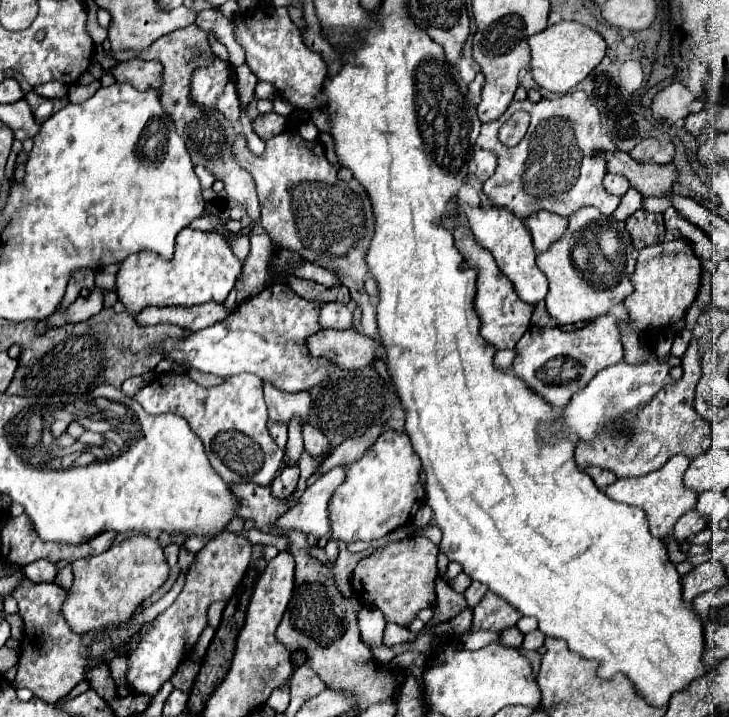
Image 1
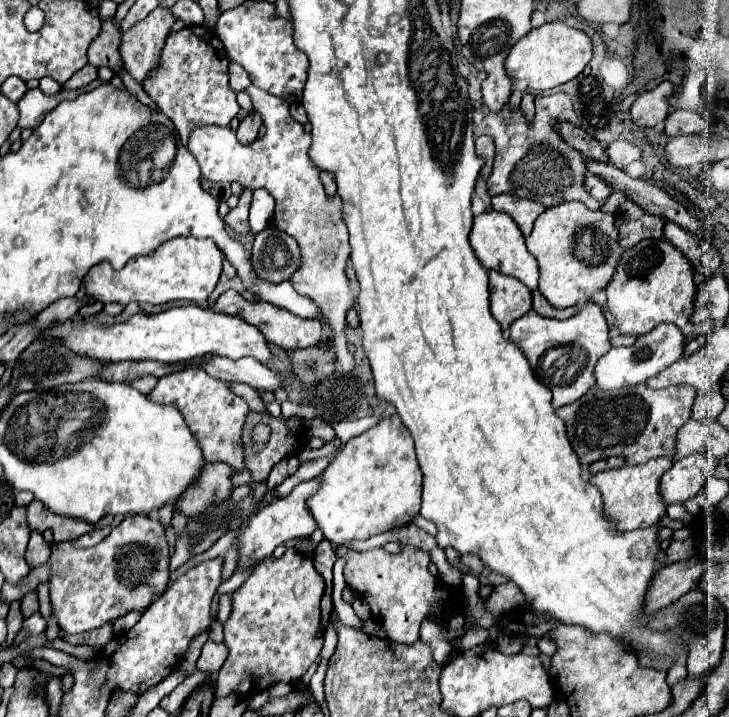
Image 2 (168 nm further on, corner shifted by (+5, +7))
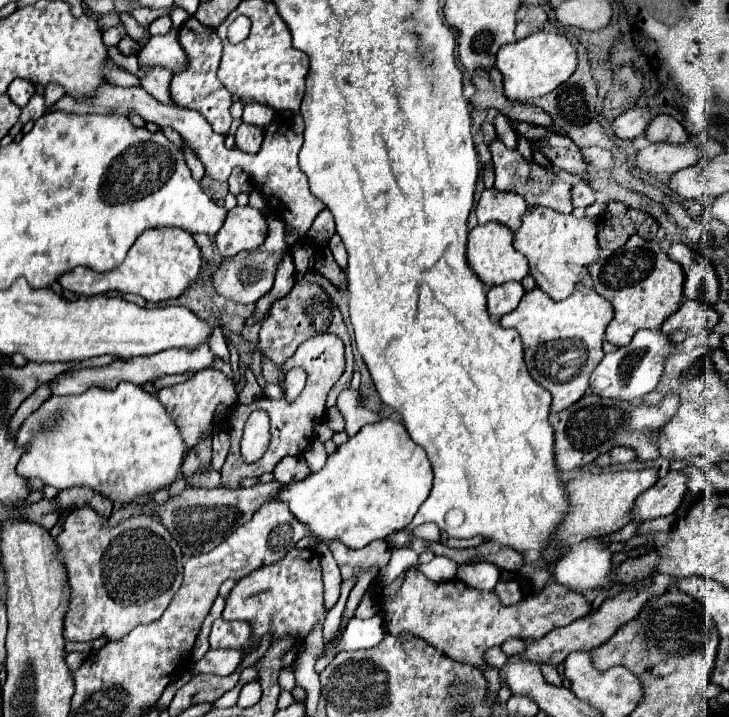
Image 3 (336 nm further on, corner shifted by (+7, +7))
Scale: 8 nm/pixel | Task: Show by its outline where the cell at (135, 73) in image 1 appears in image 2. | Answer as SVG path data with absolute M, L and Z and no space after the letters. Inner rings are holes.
M185 26L177 34L169 34L161 56L161 66L151 72L143 88L175 124L181 143L187 145L189 132L199 124L227 126L237 116L239 104L229 86L229 60L215 30L205 26Z

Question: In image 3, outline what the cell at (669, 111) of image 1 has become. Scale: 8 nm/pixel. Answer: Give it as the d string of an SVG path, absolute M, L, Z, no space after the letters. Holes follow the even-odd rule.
M629 108L625 110L621 116L615 118L615 122L611 124L613 132L619 136L619 138L637 138L641 134L645 134L645 128L649 126L649 116L647 116L647 110L645 108Z

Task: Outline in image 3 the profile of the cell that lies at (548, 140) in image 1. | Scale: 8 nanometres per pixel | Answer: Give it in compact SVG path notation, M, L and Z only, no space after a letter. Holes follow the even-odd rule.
M495 138L489 144L489 150L493 154L493 164L495 164L495 190L503 192L517 192L525 198L529 206L549 206L557 212L573 212L571 204L571 184L567 184L555 168L545 168L537 164L535 160L525 160L517 148L507 148L499 138Z

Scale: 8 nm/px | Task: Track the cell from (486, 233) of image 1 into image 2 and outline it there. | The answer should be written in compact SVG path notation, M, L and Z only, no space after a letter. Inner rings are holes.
M491 210L481 216L475 216L469 240L471 240L471 246L477 254L477 258L485 266L485 270L497 270L507 276L513 276L513 278L521 280L529 290L537 288L537 282L539 282L537 260L529 254L529 250L525 246L525 238L519 232L517 224L511 220L511 216L507 216L505 212L491 212Z

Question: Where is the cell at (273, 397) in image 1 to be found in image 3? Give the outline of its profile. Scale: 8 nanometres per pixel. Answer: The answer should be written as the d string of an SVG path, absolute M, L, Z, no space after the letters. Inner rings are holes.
M203 344L203 348L197 348L195 352L185 352L183 348L173 348L173 350L157 352L153 356L137 356L137 358L129 358L129 360L115 360L109 366L85 368L85 370L79 370L75 374L67 374L67 376L63 376L55 382L53 394L57 394L57 396L61 396L61 394L83 394L91 386L107 390L107 388L115 388L119 382L133 382L137 386L143 386L145 382L153 382L155 378L161 378L165 374L185 374L185 372L199 372L199 370L205 370L205 368L213 368L213 362L215 362L215 354L209 350L207 344Z

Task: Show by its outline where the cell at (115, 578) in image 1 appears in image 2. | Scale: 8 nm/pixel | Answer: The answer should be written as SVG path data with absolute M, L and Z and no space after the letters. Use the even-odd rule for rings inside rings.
M135 514L127 516L111 536L93 548L77 548L73 542L51 544L49 592L57 624L67 634L101 628L129 612L147 610L171 580L169 546L159 520Z

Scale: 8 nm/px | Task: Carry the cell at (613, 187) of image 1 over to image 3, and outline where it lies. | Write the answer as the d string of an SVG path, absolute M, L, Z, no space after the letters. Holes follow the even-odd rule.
M579 180L575 186L573 186L573 206L575 206L575 214L579 214L579 212L583 212L587 206L591 206L595 202L595 190L587 184L587 182L583 182L583 180Z

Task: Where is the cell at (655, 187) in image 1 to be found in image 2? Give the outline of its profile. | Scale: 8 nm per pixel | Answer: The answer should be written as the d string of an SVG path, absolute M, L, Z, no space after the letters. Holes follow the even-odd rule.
M553 122L553 128L559 134L559 138L563 138L571 148L581 152L585 158L607 162L607 156L603 156L605 148L599 142L595 142L595 138L589 136L587 132L583 132L581 128L577 128L569 122Z

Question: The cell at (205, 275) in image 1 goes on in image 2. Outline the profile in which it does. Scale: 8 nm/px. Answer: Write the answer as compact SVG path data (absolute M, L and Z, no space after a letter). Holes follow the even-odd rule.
M175 238L161 244L151 256L137 256L125 264L123 270L113 270L107 262L93 266L83 278L85 294L95 300L107 302L147 302L147 304L165 304L171 300L191 300L202 308L207 308L207 296L213 292L221 276L223 254L213 240L197 238Z

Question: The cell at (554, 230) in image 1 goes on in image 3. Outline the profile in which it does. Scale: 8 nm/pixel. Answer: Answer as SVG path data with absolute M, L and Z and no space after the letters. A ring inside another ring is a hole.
M489 188L481 194L475 212L479 224L497 220L507 228L517 230L521 226L521 216L527 212L527 204L513 192L497 192L495 188Z

